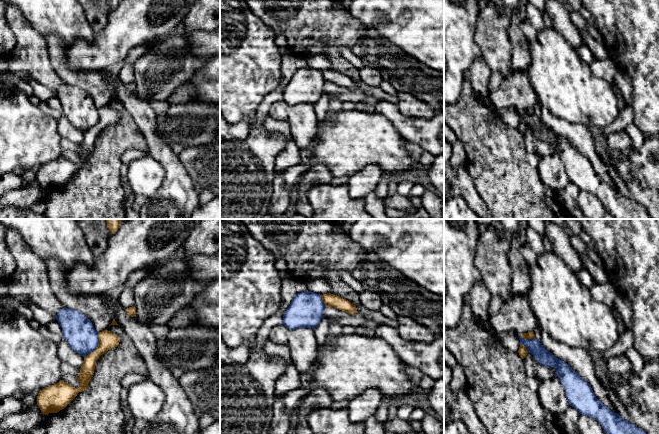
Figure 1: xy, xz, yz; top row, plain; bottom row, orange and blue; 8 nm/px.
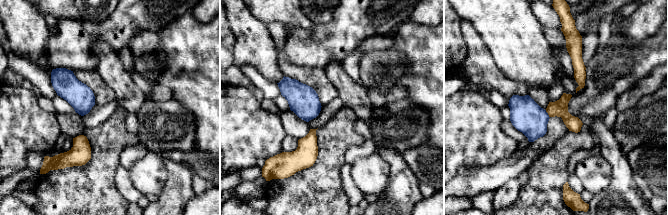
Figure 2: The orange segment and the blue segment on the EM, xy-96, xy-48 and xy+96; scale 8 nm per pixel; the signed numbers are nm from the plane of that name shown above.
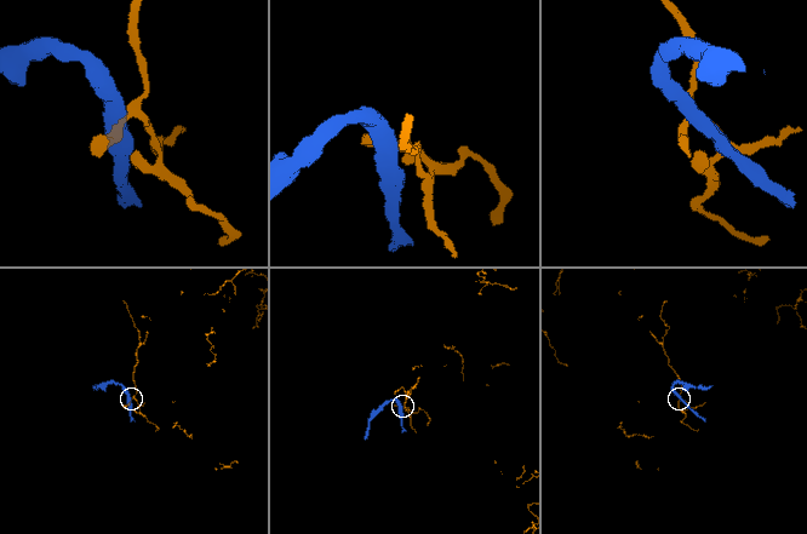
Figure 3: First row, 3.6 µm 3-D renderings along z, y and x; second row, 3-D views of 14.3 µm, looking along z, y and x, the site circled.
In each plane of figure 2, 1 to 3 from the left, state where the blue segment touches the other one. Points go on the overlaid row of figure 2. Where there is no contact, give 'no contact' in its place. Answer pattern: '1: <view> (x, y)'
1: no contact
2: no contact
3: xy+96 (548, 114)

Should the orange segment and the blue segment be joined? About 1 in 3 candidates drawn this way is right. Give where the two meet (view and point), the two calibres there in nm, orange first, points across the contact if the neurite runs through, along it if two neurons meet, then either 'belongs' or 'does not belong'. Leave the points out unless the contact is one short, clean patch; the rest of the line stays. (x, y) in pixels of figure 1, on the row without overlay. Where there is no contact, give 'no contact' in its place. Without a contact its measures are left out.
contact xy (97, 123); calibres 140 and 240 nm; border xy (98, 109), (98, 122), (84, 133); does not belong

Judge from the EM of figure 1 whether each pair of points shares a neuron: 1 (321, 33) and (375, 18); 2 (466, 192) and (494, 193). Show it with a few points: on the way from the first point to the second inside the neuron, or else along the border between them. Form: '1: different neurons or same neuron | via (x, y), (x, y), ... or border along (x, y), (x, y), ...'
1: different neurons | border along (348, 11), (353, 18), (357, 19), (369, 31)
2: different neurons | border along (466, 171), (487, 208)

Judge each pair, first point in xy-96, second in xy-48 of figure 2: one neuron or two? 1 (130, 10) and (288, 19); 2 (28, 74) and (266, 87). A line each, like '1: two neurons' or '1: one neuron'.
1: two neurons
2: one neuron

